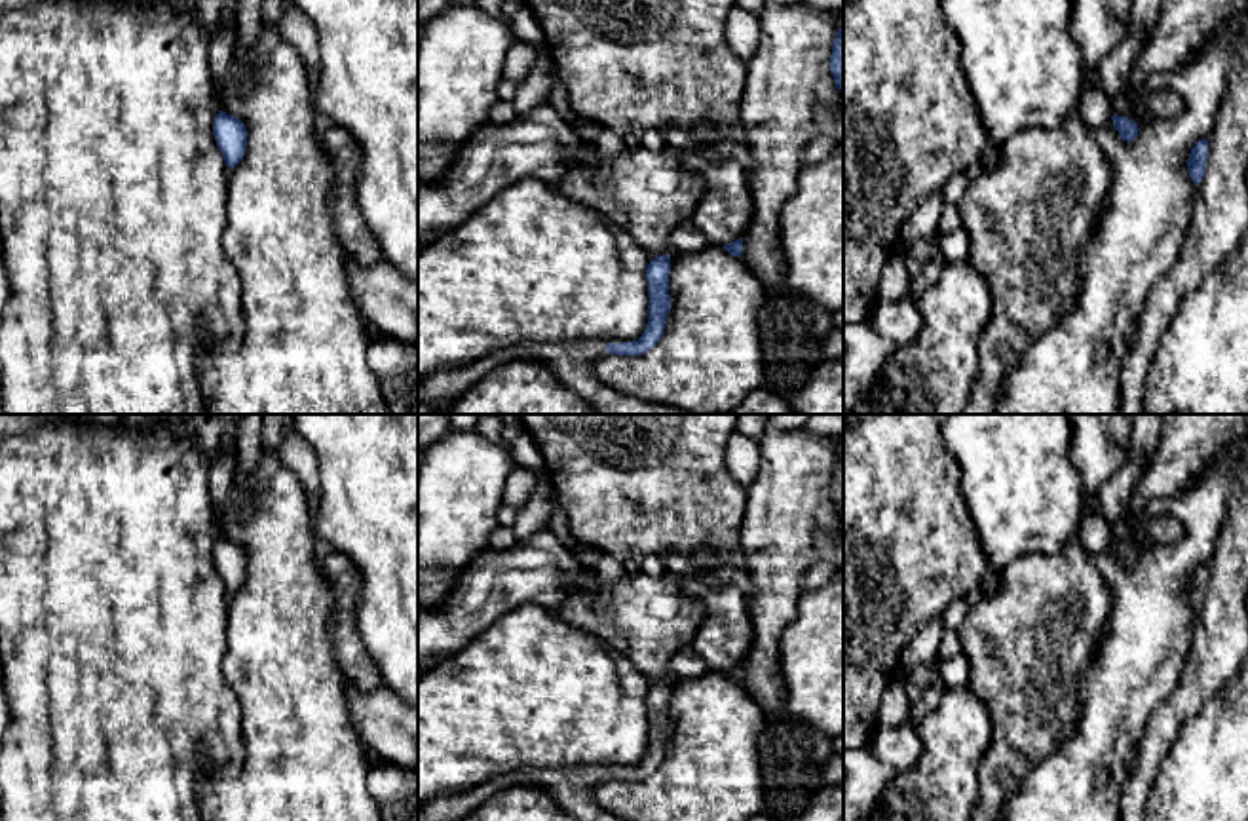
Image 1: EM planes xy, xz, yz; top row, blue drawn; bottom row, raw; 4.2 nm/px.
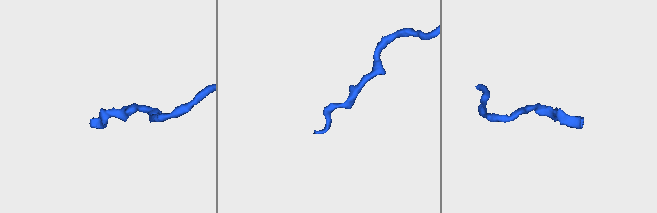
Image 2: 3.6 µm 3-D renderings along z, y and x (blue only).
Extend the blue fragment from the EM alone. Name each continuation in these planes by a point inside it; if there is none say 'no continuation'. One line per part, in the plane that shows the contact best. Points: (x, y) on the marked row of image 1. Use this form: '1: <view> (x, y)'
1: xz (570, 362)

